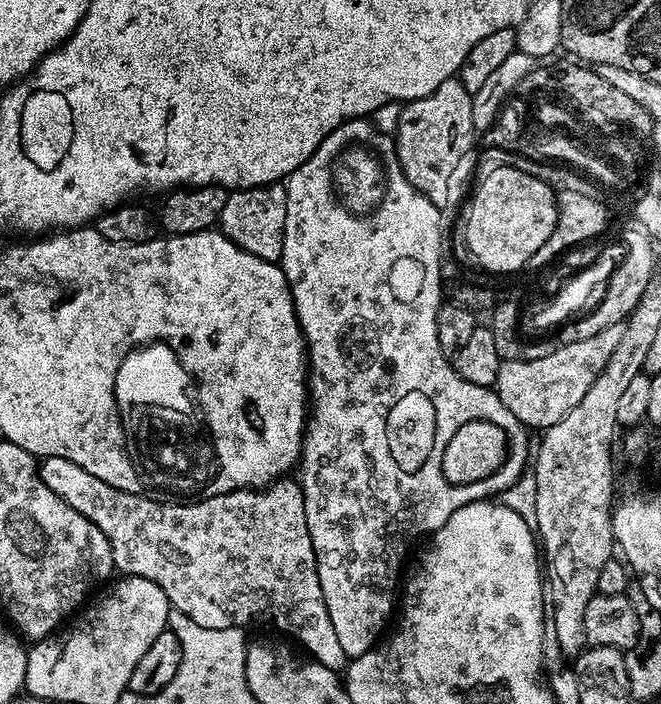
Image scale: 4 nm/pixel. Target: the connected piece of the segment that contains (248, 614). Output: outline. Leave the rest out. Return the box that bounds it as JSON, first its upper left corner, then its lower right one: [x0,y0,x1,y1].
[39,457,350,674]

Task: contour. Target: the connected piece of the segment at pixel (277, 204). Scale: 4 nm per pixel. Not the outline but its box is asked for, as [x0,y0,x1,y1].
[218,183,288,262]

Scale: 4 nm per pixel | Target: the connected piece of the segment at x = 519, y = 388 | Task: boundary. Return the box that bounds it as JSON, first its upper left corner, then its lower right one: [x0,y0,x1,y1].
[494,324,624,430]

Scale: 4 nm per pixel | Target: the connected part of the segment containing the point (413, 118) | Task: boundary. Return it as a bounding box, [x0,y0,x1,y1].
[394,78,478,210]

